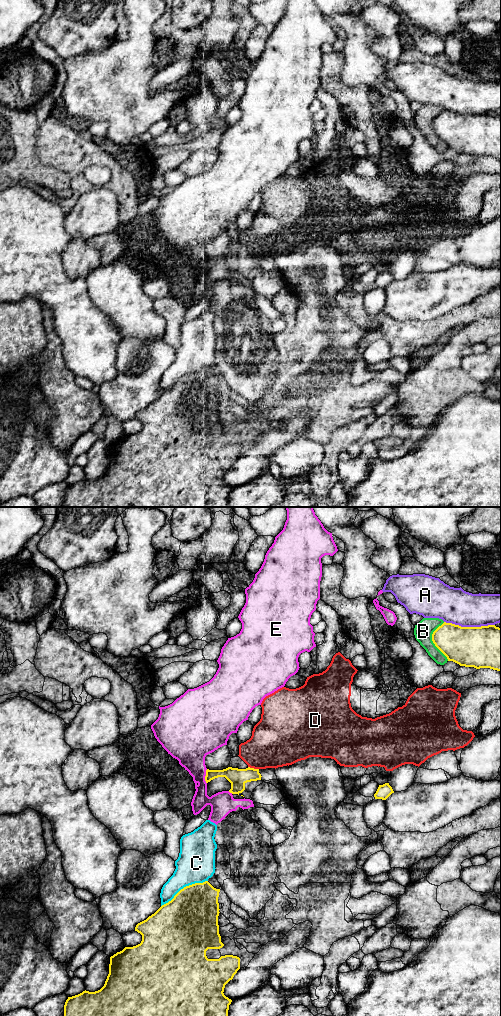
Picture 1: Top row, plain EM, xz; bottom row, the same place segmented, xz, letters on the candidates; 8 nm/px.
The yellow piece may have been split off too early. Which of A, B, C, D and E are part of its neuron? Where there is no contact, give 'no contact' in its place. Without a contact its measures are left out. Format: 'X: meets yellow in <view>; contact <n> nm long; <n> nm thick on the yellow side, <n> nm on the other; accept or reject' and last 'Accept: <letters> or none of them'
A: meets yellow in xz; contact 400 nm long; 340 nm thick on the yellow side, 280 nm on the other; reject
B: meets yellow in xz; contact 320 nm long; 300 nm thick on the yellow side, 150 nm on the other; reject
C: meets yellow in xz; contact 440 nm long; 420 nm thick on the yellow side, 300 nm on the other; reject
D: meets yellow in xz; contact 90 nm long; 140 nm thick on the yellow side, 380 nm on the other; reject
E: meets yellow in xz; contact 120 nm long; 140 nm thick on the yellow side, 280 nm on the other; reject
Accept: none of them

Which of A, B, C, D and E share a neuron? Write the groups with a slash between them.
A / B / C / D / E

